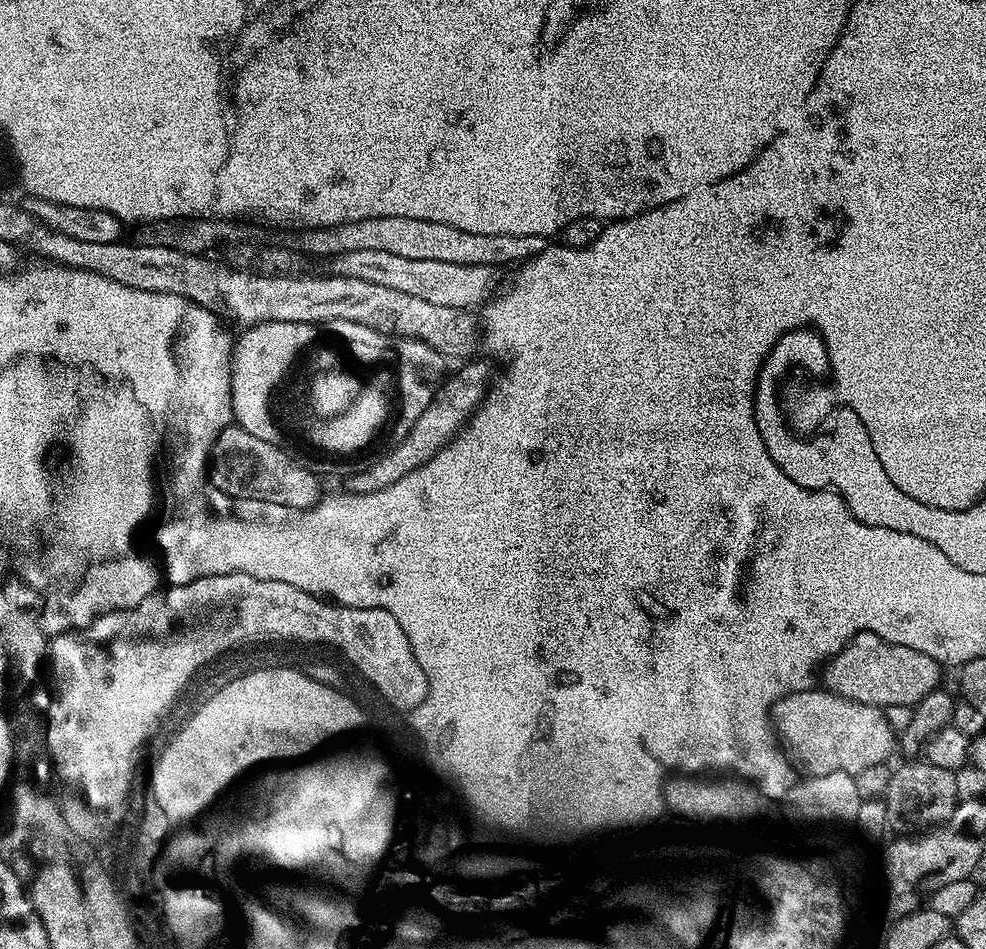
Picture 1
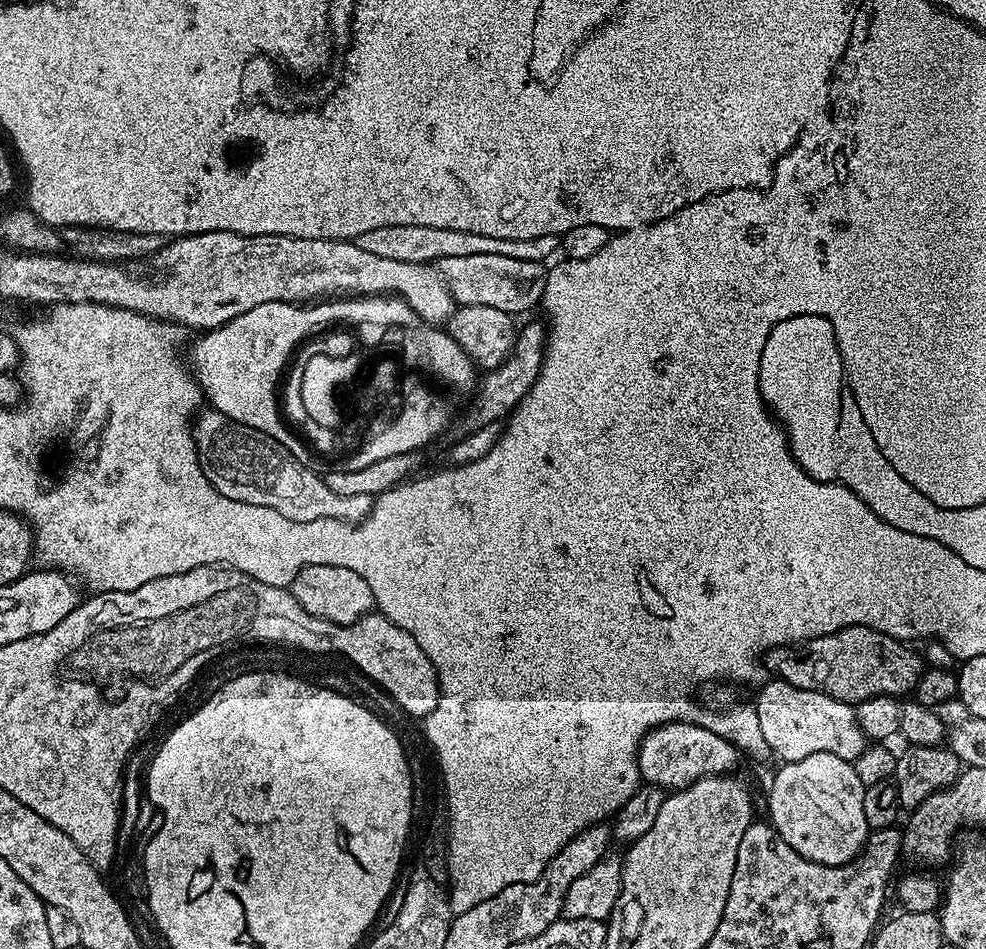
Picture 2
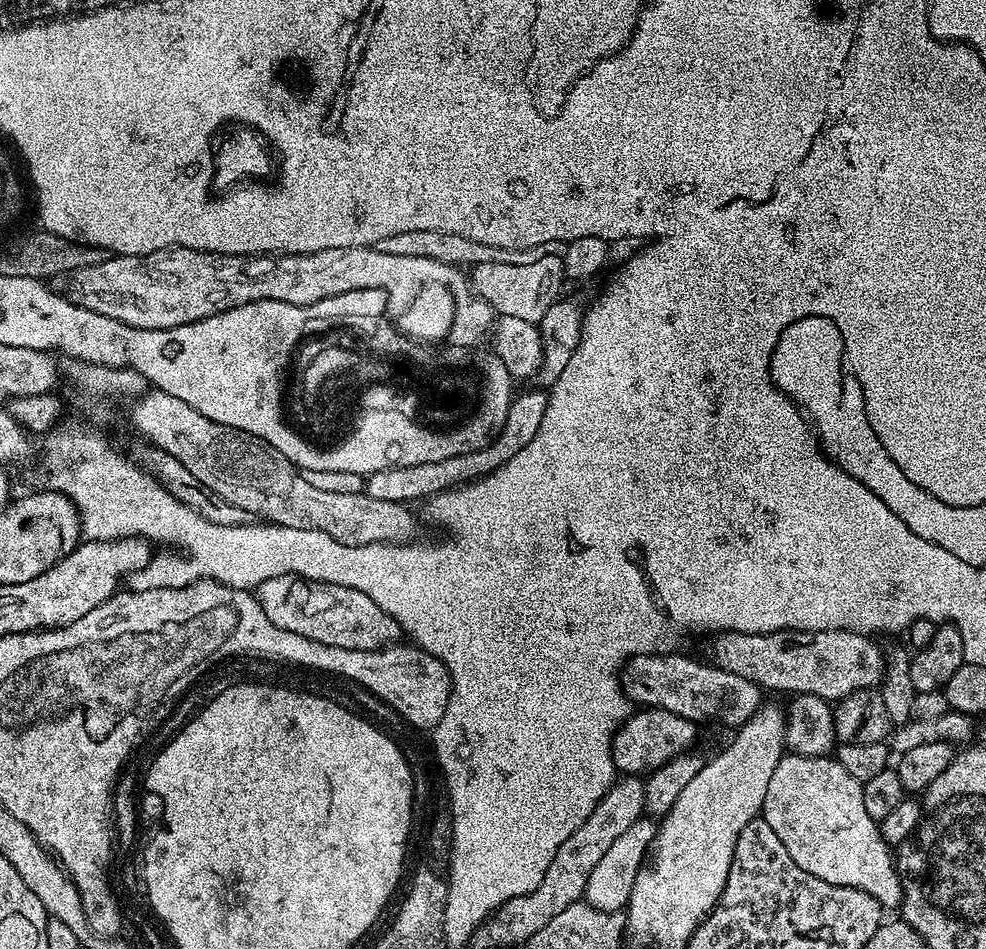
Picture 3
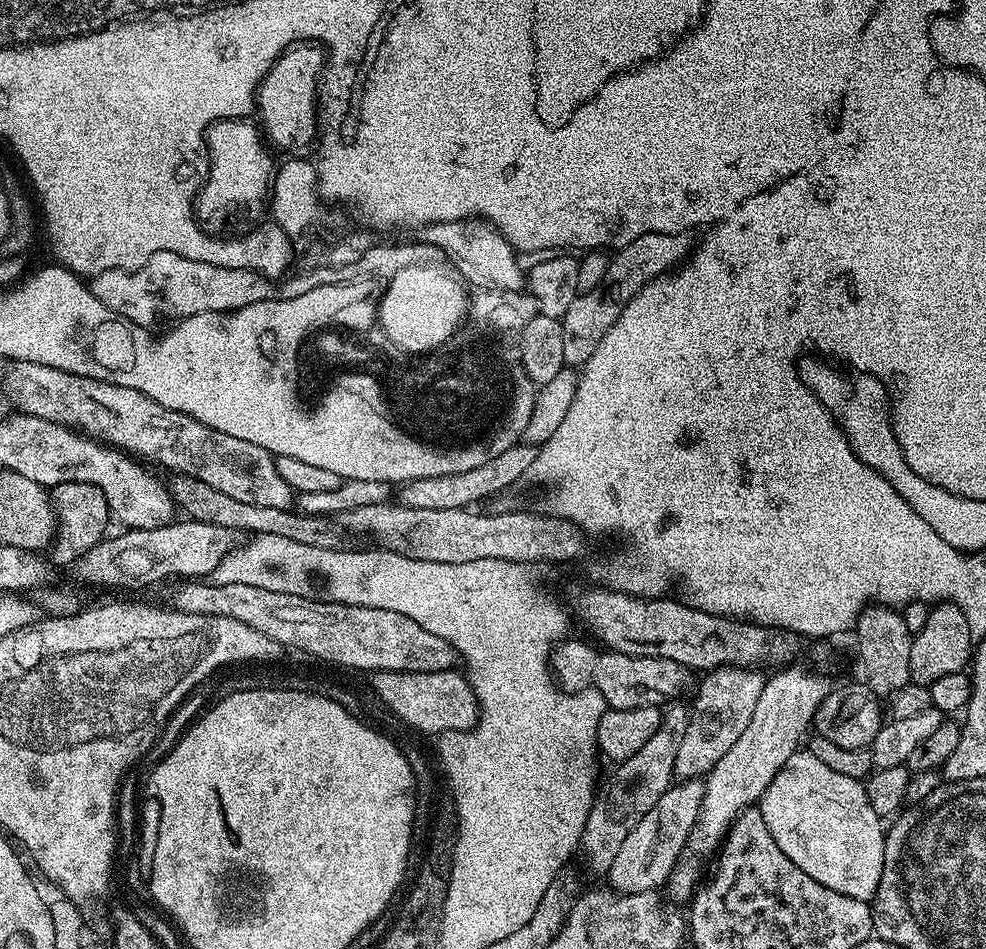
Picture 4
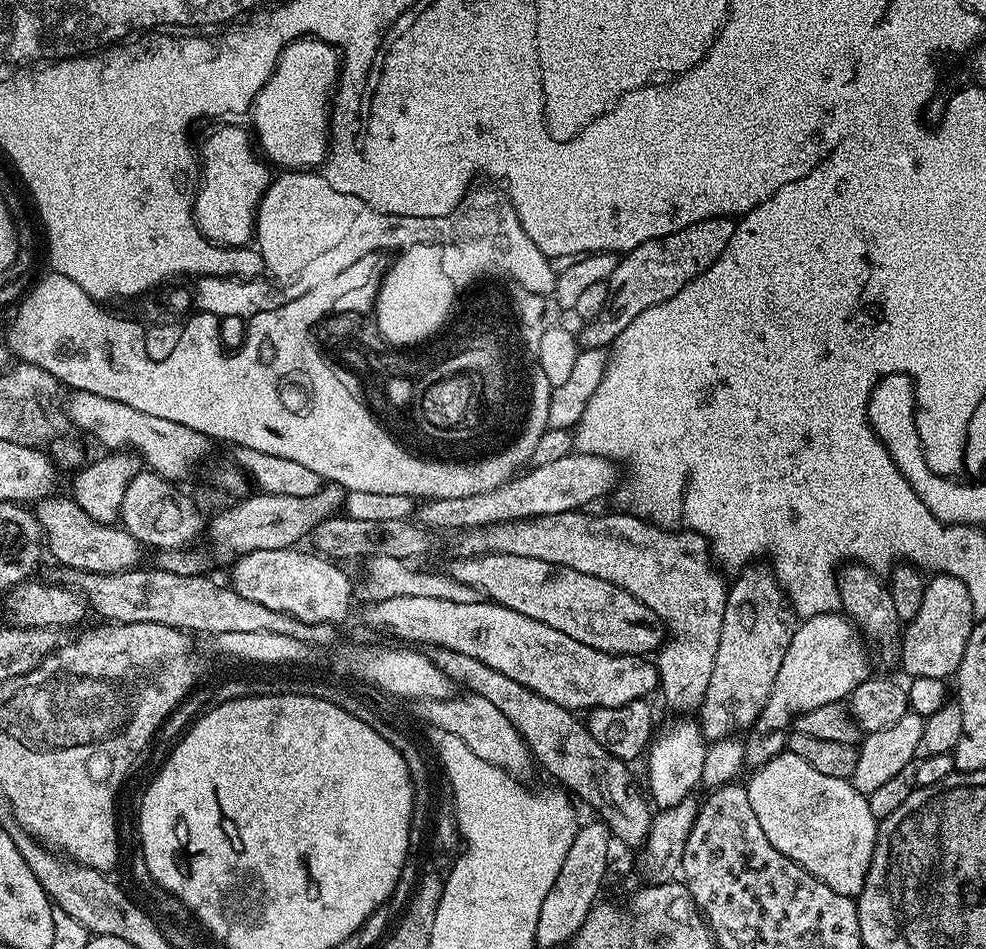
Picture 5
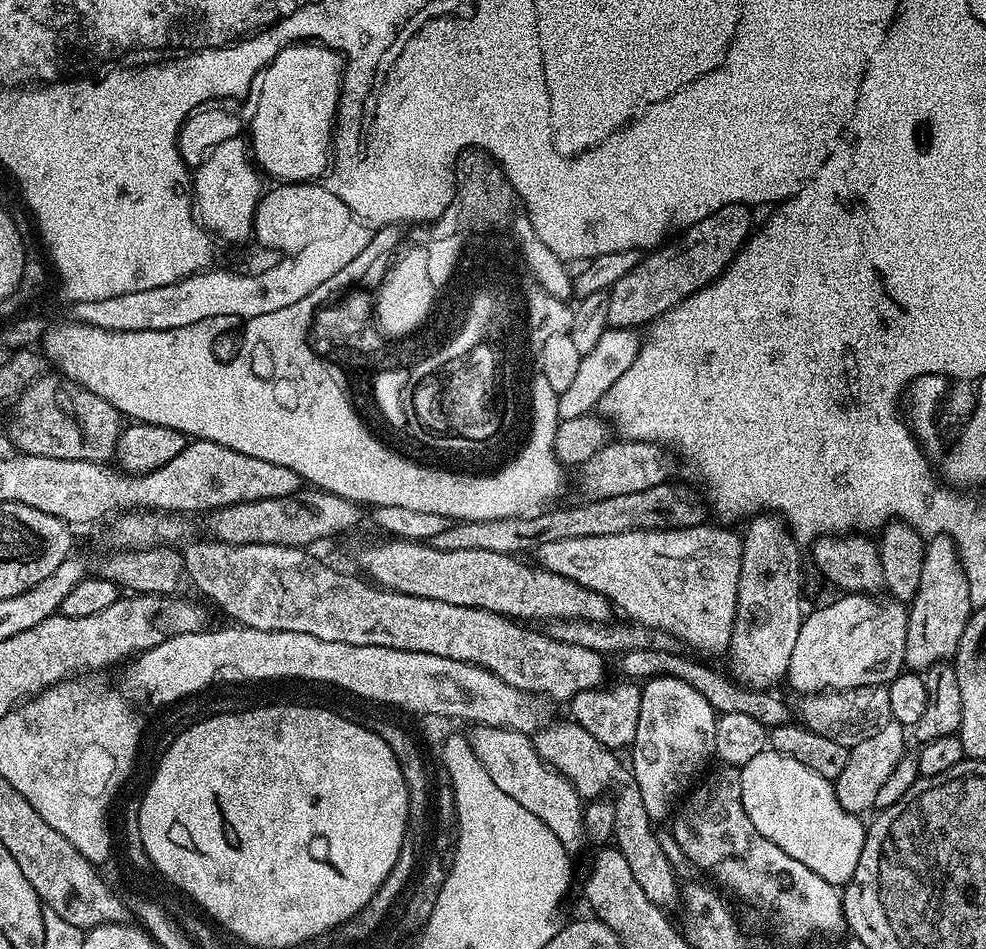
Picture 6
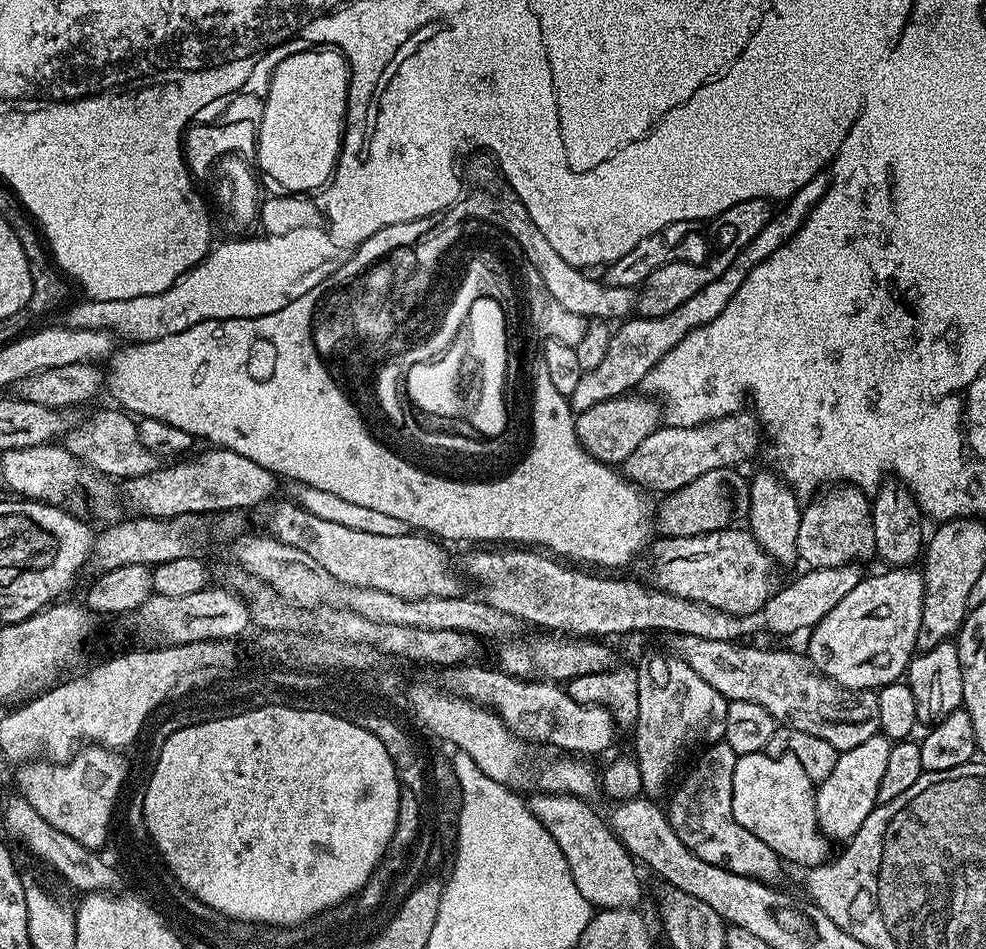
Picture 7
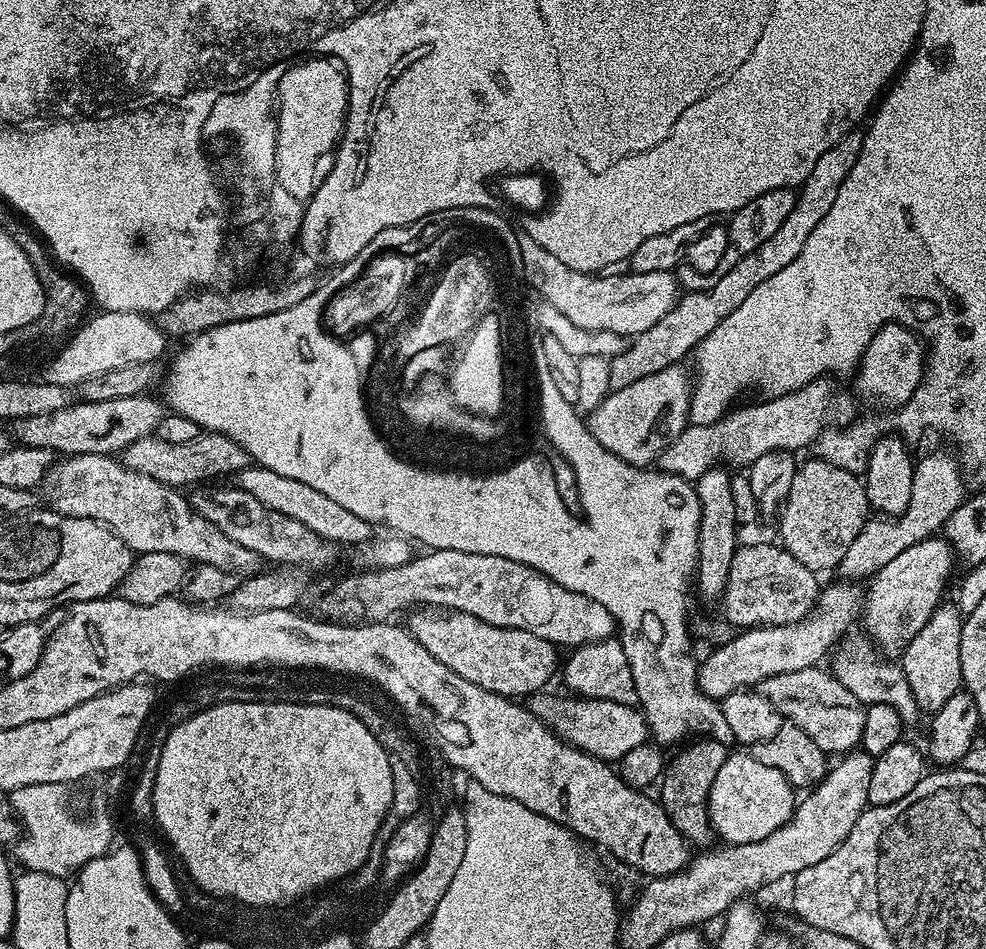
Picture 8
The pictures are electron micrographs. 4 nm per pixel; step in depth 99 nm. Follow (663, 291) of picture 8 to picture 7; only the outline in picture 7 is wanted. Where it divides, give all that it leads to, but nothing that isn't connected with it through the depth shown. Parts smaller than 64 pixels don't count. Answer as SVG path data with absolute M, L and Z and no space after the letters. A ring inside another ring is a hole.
M512 216L512 224L508 224L508 228L512 228L512 233L516 232L516 235L511 239L515 240L523 249L523 253L527 256L529 262L538 270L546 290L550 290L550 294L554 294L554 298L558 302L562 302L562 306L572 307L574 314L579 316L607 322L620 322L633 315L636 307L636 292L631 288L615 288L609 284L601 283L599 285L600 296L594 297L589 304L574 303L572 299L575 298L576 291L580 288L581 269L572 268L570 262L566 262L566 258L558 258L558 254L554 254L554 250L548 248L546 238L542 238L542 230L538 230L538 226L532 228L533 225L534 222L530 218L524 220L524 216L520 216L520 220L516 220L516 216Z

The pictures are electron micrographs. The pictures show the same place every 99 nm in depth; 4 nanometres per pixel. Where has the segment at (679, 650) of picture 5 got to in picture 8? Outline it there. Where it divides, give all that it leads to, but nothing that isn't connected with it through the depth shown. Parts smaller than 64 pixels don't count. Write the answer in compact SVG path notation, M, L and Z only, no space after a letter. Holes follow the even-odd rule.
M779 543L737 547L722 593L723 619L740 628L798 622L817 607L820 584L816 580L817 573L802 566Z

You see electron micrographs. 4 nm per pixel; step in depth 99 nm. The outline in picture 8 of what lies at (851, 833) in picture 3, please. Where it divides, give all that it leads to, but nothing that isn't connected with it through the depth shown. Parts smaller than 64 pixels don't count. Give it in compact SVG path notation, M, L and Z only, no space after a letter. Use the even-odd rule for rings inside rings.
M736 750L726 758L726 762L718 770L718 774L712 783L712 789L708 795L708 815L712 818L712 826L717 837L728 844L749 844L770 838L774 830L781 828L792 819L797 807L798 796L792 783L778 770L770 766L762 766L747 751Z

